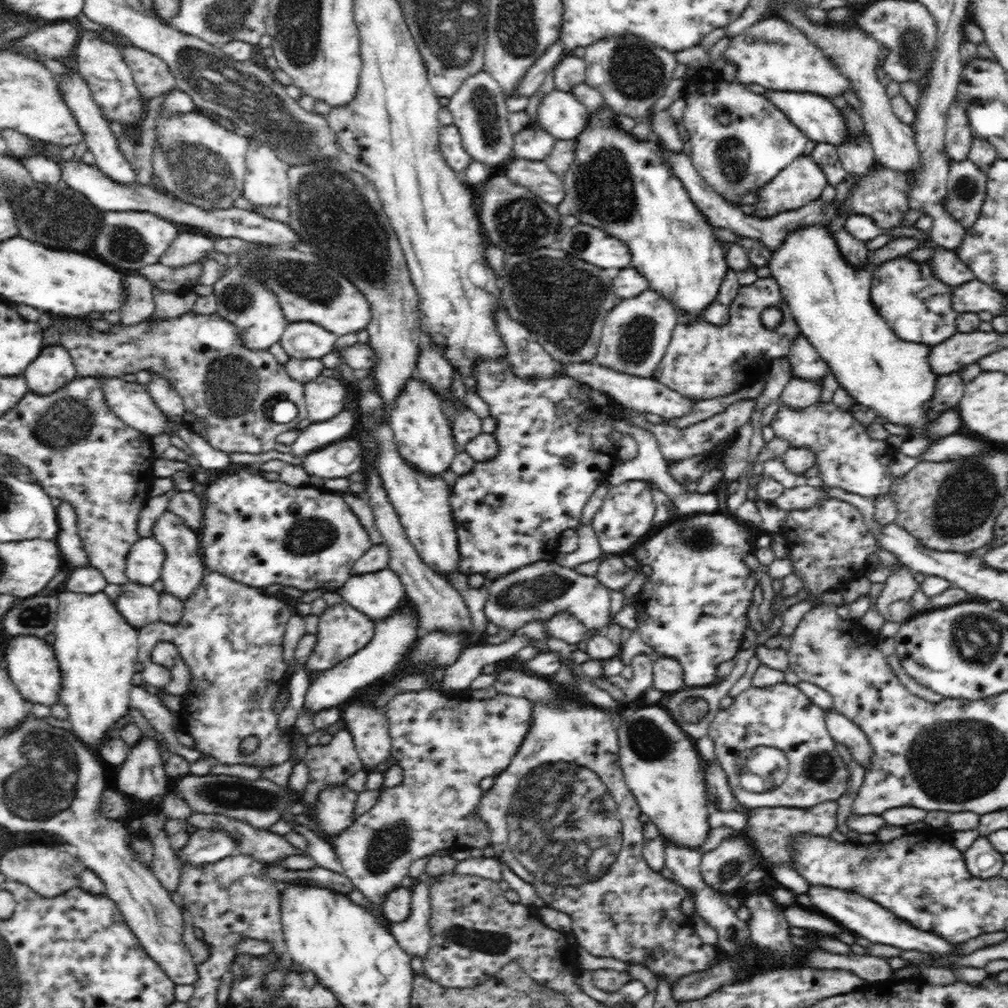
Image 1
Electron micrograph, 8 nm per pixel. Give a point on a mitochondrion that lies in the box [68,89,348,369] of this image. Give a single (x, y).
(200, 172)

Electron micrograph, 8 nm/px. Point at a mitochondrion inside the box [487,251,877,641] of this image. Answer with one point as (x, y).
(571, 334)

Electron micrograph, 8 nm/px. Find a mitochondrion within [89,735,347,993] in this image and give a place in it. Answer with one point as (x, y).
(224, 794)

